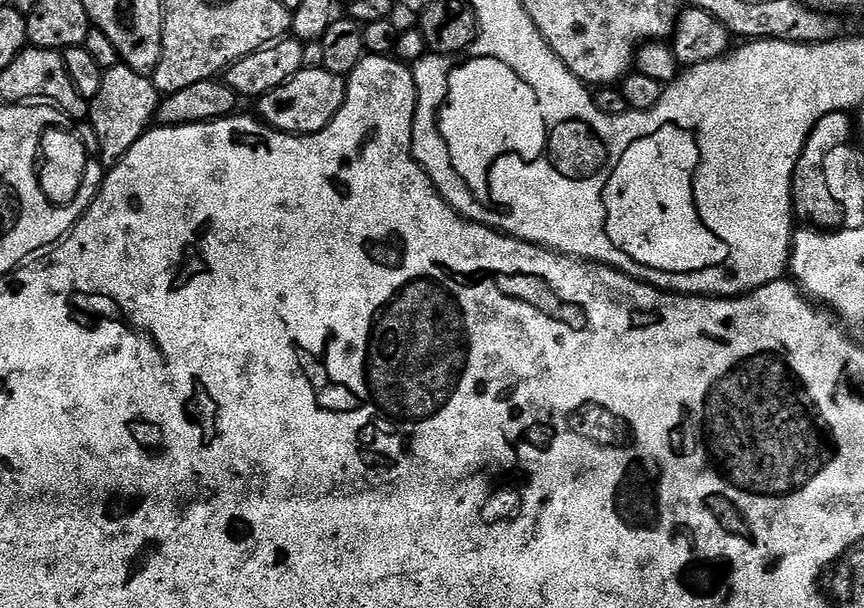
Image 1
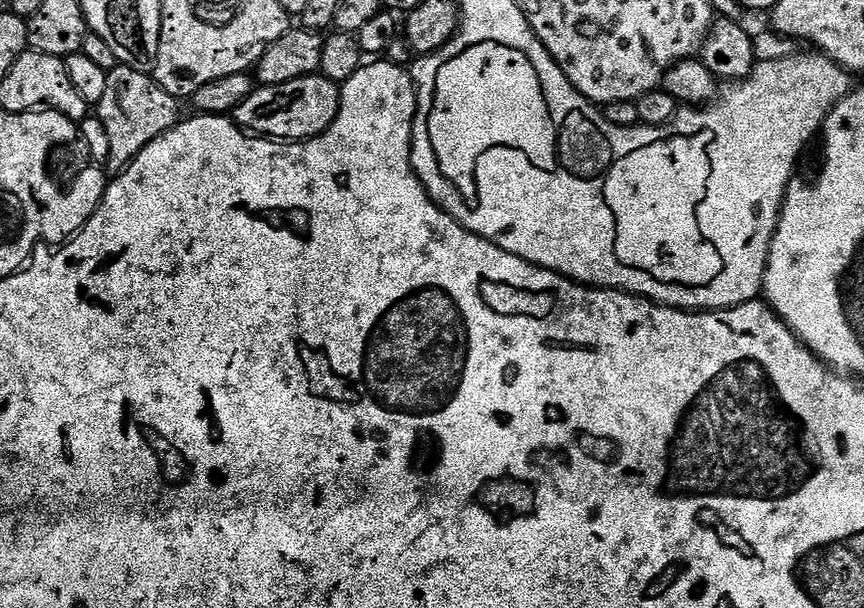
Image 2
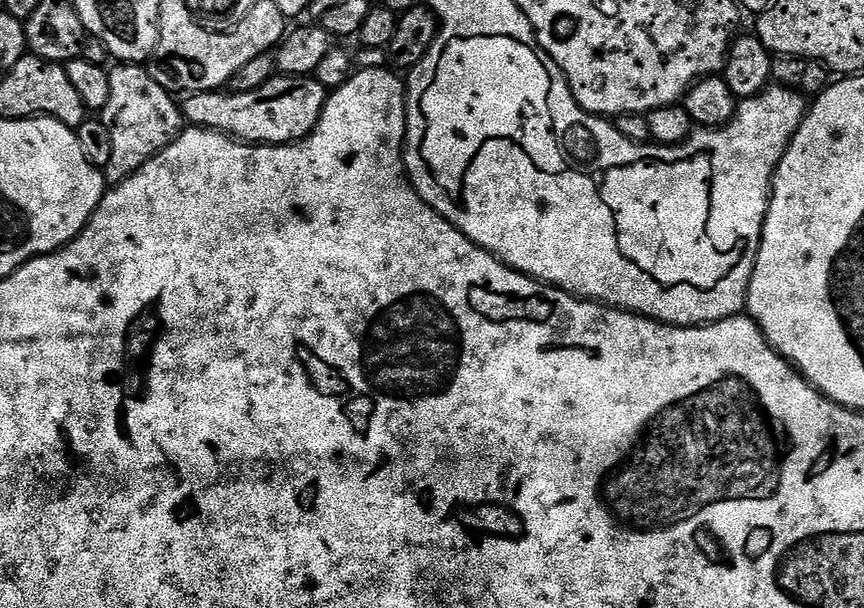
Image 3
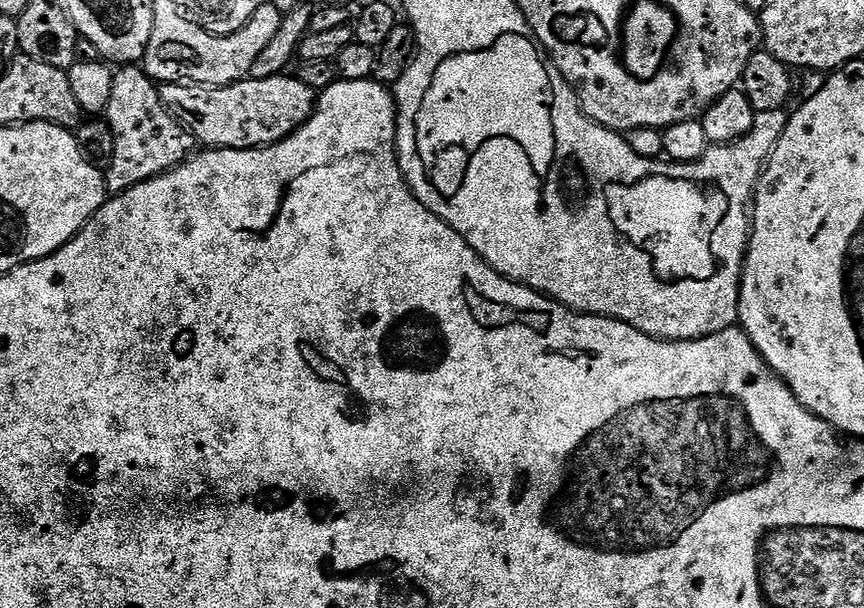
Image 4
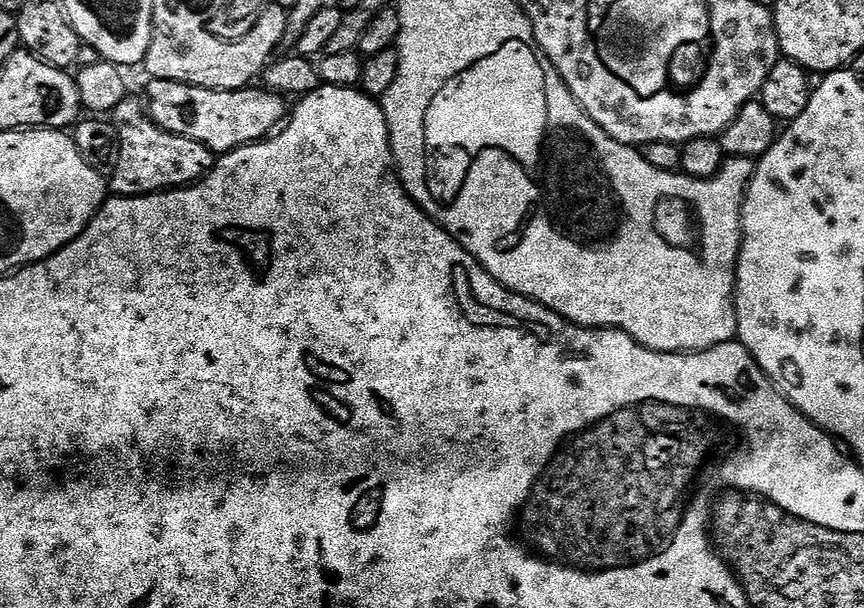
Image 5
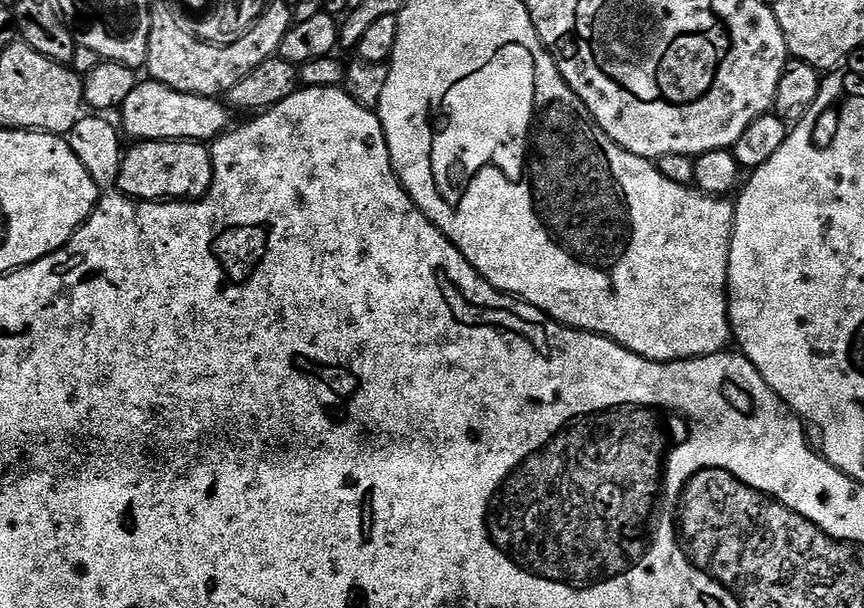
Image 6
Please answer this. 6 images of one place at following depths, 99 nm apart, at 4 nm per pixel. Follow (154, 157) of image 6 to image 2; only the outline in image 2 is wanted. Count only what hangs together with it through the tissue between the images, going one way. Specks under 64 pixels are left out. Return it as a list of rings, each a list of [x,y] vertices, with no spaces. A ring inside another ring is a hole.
[[[117,66],[110,70],[102,102],[94,108],[94,116],[101,120],[110,142],[107,175],[112,178],[119,176],[143,148],[154,142],[154,138],[176,127],[182,116],[180,104],[181,101],[162,90],[159,82],[148,72],[140,72],[137,68],[127,66]]]

